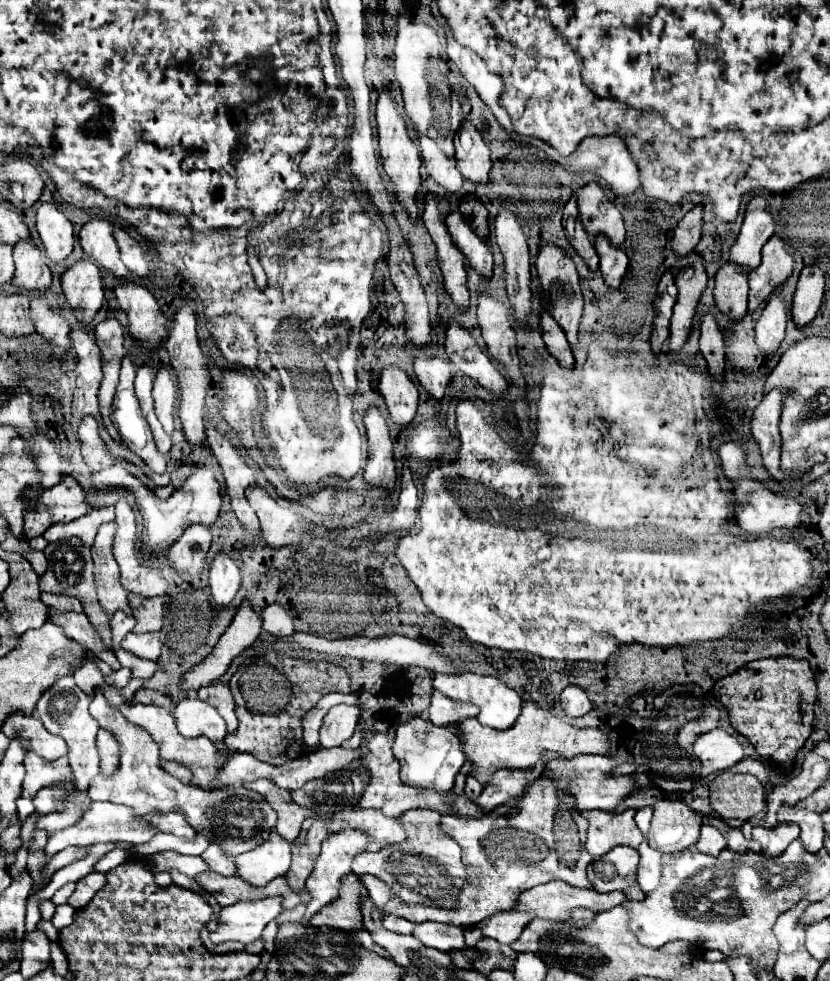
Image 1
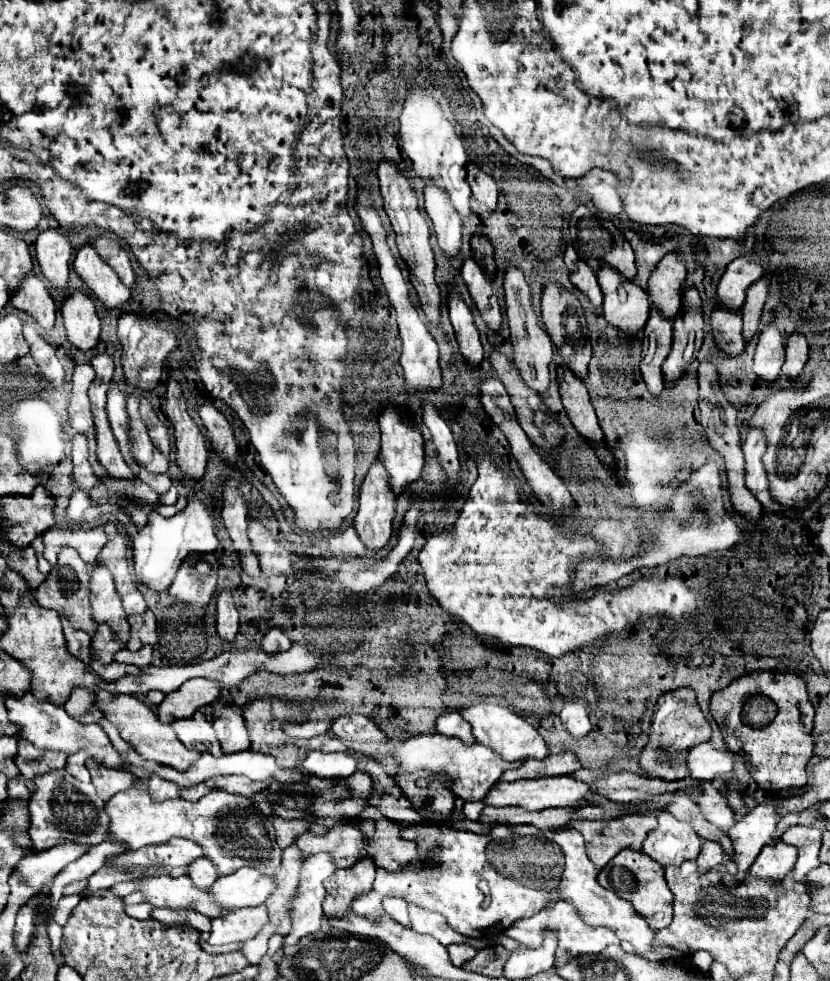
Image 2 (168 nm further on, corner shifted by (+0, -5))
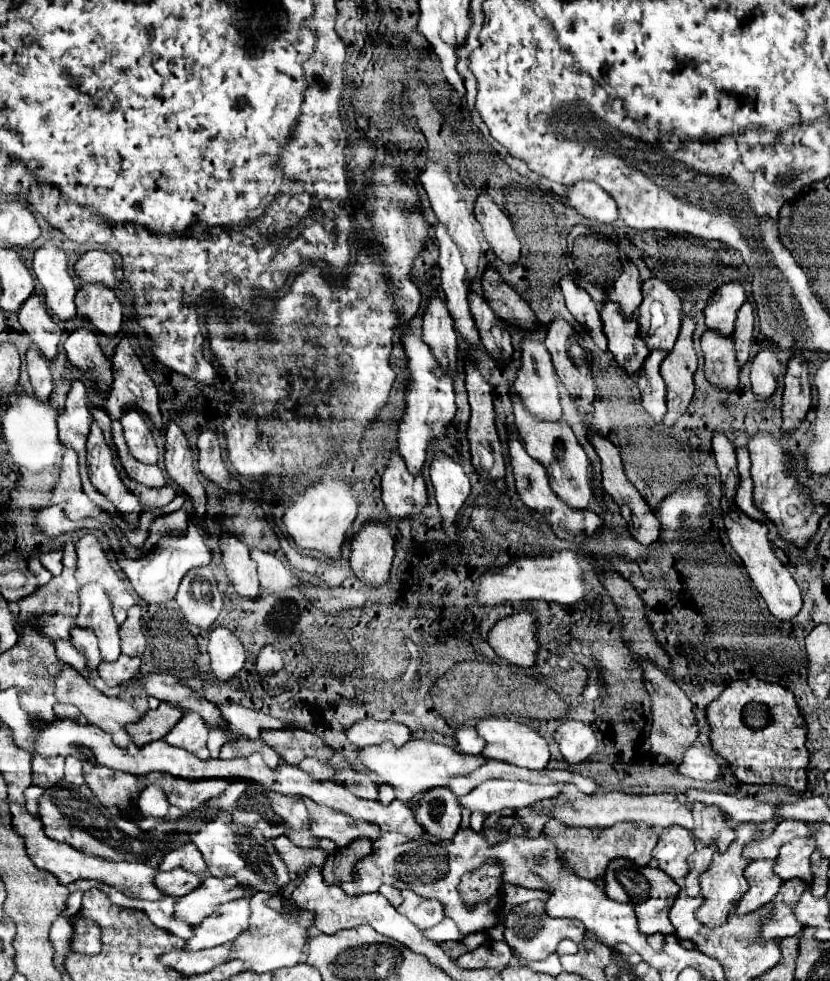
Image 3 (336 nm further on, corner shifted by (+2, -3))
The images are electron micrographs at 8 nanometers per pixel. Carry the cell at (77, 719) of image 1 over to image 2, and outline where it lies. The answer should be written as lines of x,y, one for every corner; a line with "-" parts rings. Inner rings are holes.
80,750
78,754
72,754
65,765
65,770
68,770
74,778
82,780
82,782
90,780
90,774
88,774
88,768
86,768
86,758
88,758
86,750

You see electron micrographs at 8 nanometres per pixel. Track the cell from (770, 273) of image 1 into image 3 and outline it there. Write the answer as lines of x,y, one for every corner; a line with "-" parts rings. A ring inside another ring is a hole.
746,302
738,310
736,328
734,328
734,334
732,334
734,348
736,348
736,362
740,364
740,368
748,362
750,344
752,344
752,332
754,332
754,306

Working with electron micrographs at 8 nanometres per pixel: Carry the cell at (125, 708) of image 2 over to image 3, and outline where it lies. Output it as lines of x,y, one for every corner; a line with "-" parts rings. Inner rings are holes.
66,664
62,666
60,676
56,678
56,698
58,698
60,704
72,704
72,706
76,706
88,718
90,724
100,726
104,732
108,732
118,746
126,748
132,742
124,726
130,724
130,722
138,722
140,720
138,710
134,706
130,706
126,700
122,700
122,698
110,698
110,696
98,692
92,684
88,684
86,678
82,678
76,670
72,670

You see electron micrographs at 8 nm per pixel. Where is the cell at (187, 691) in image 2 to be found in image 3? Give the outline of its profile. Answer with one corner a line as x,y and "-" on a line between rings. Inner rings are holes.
162,702
156,710
148,710
148,712
142,716
142,720
127,725
126,730
134,743
138,747
143,747
144,744
148,744
148,742
162,740
162,738
176,726
176,722
180,720
182,714
186,714
182,708
178,708
178,706
174,706
174,704
168,704
168,702

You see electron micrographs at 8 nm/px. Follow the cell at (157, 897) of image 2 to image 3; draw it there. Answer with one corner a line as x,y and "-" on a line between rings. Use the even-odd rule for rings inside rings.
8,800
8,806
10,806
10,812
12,812
14,830
20,836
24,836
24,840
26,840
26,852
32,858
32,862
38,868
54,874
60,884
68,886
68,884
72,884
72,882
76,882
80,878
92,878
92,880
104,882
108,886
114,886
116,890
120,890
120,892
124,892
126,896
132,896
132,898
142,898
142,900
160,900
160,898
166,898
166,894
162,894
154,886
156,868
152,868
148,864
142,864
142,862
108,862
108,860
102,860
98,856
90,856
90,854
78,852
76,848
68,848
68,844
60,844
60,842
48,838
44,834
44,830
42,830
40,820
34,818
20,804

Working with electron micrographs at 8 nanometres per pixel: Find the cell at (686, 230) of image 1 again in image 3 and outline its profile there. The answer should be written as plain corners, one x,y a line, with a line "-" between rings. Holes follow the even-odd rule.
660,278
646,280
642,284
644,300
638,308
640,338
644,338
648,350
674,348
674,342
682,324
682,302
678,294

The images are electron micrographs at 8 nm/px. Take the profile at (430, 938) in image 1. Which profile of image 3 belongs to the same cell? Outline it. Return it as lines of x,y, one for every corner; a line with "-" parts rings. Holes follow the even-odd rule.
402,890
402,904
398,906
398,910
412,922
416,924
420,930
432,928
438,922
444,920
444,910
438,904
438,900
430,900
430,898
422,898
412,890

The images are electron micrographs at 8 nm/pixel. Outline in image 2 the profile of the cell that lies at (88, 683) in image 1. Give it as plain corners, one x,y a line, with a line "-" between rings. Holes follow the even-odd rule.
74,688
70,698
64,704
64,710
76,718
80,724
90,724
90,722
98,722
104,714
102,710
98,710
96,702
94,702
94,694
86,688

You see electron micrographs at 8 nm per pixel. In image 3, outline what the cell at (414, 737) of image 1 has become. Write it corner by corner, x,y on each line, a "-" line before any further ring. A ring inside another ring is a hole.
444,788
426,792
414,816
428,834
444,842
450,842
460,828
460,806
456,804
456,796

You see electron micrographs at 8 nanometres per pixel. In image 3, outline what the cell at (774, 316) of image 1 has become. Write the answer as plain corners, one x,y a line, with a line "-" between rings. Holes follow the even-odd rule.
764,344
756,358
752,360
752,392
756,394
758,400
768,400
776,386
778,386
778,376
780,376
780,362
776,358
776,350
772,344

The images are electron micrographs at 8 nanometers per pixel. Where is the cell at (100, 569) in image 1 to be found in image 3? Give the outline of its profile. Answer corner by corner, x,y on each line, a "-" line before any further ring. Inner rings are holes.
88,584
80,590
80,612
76,616
78,628
96,632
100,656
104,662
114,662
120,656
118,624
114,622
110,600
98,584

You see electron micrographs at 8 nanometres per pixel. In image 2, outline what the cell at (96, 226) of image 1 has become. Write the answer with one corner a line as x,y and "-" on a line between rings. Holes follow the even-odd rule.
90,242
78,250
74,268
88,284
92,296
96,296
106,308
120,308
128,302
130,288
120,282
118,274
100,258

